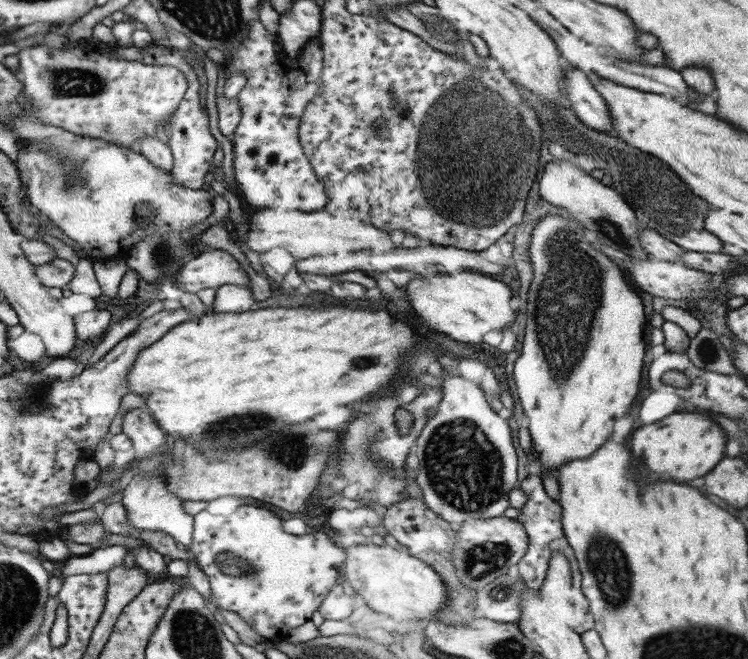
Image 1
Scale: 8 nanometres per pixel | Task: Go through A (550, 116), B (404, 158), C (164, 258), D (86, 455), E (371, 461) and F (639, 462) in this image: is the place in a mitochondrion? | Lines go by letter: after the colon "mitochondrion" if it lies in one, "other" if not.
A: mitochondrion
B: other
C: mitochondrion
D: other
E: mitochondrion
F: other

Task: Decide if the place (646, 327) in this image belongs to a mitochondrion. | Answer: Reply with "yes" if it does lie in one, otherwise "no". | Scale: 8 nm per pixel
no

